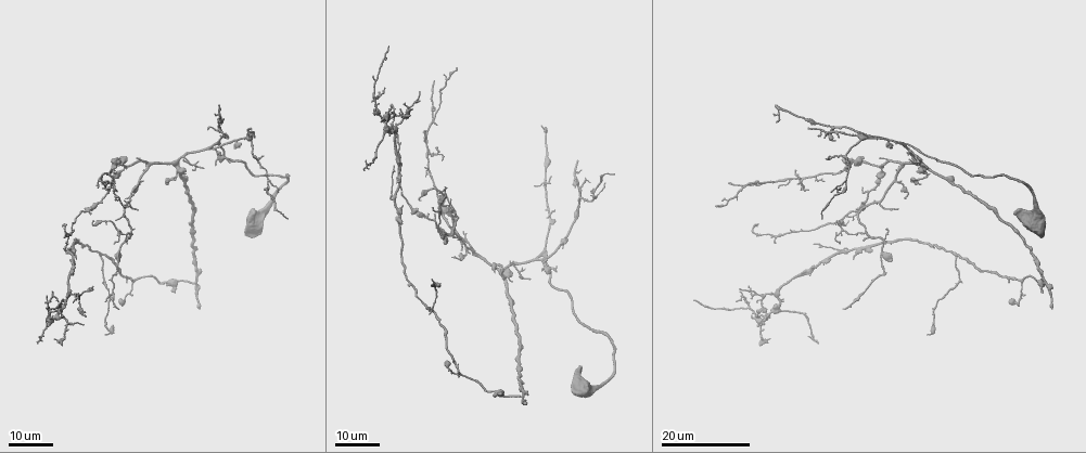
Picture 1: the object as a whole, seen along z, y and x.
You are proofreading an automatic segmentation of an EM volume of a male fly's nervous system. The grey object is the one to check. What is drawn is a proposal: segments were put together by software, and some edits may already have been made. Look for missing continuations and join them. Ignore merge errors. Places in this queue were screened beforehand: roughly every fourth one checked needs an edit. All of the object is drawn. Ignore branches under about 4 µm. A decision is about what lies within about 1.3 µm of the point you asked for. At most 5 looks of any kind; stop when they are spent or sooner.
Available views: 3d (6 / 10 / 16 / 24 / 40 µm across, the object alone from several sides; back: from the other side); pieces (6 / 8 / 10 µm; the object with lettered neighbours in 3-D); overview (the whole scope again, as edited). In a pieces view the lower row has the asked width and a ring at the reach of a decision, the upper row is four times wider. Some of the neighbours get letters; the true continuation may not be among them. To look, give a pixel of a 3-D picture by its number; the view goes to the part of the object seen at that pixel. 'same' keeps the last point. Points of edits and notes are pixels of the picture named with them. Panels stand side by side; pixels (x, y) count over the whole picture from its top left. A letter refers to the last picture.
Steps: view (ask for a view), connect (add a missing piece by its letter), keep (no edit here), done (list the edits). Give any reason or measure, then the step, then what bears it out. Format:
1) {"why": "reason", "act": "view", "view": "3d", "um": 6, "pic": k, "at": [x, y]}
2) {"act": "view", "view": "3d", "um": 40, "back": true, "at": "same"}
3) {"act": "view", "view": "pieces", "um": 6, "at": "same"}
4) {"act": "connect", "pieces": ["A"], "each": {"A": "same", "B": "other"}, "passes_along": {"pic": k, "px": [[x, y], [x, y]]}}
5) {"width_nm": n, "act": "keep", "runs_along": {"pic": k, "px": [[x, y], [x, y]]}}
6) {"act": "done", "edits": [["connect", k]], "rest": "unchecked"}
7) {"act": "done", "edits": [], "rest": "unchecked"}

{"why": "free end", "act": "view", "view": "3d", "um": 16, "pic": 1, "at": [501, 392]}

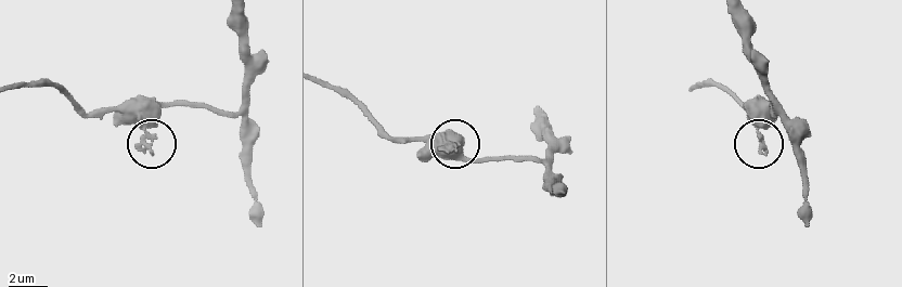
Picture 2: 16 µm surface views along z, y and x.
{"why": "zoom in", "act": "view", "view": "3d", "um": 6, "pic": 2, "at": [763, 153]}

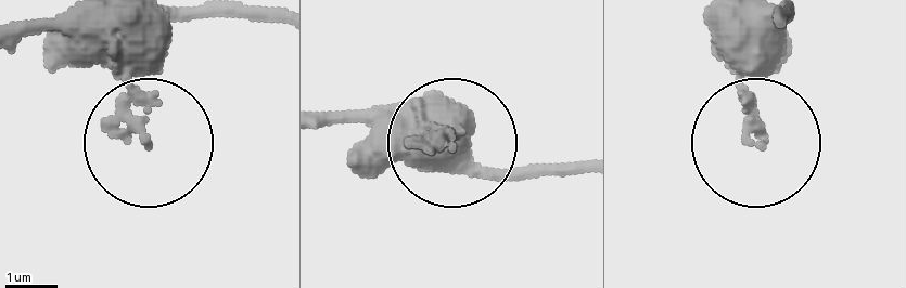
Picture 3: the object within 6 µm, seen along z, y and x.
{"act": "view", "view": "pieces", "um": 8, "pic": 3, "at": [444, 143]}

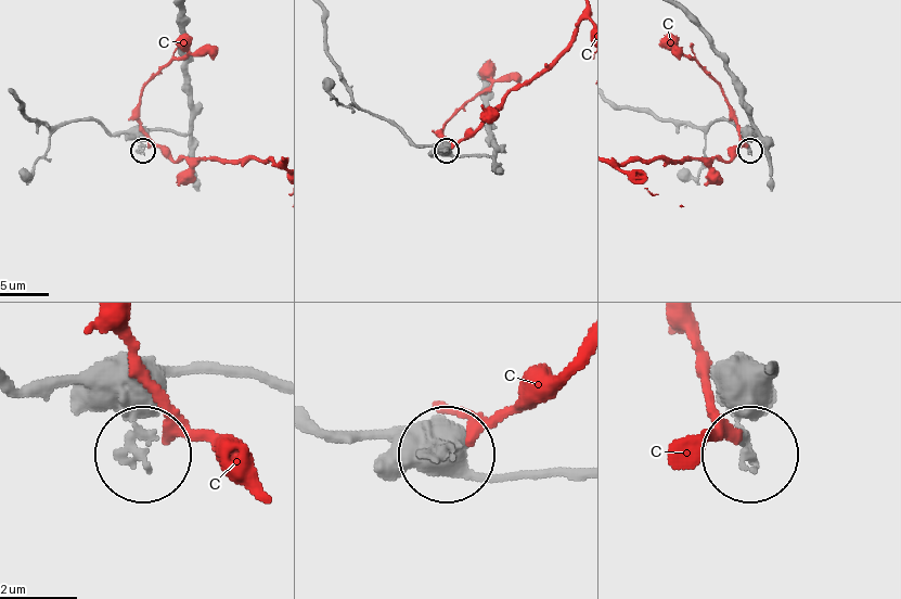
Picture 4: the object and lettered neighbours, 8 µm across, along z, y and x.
{"act": "keep", "each": {"C": "other"}, "runs_along": {"pic": 4, "px": [[710, 46], [722, 60], [754, 128], [748, 149]]}, "found": "none of them fits"}

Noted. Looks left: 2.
{"why": "thin end", "act": "view", "view": "3d", "um": 24, "pic": 1, "at": [127, 238]}

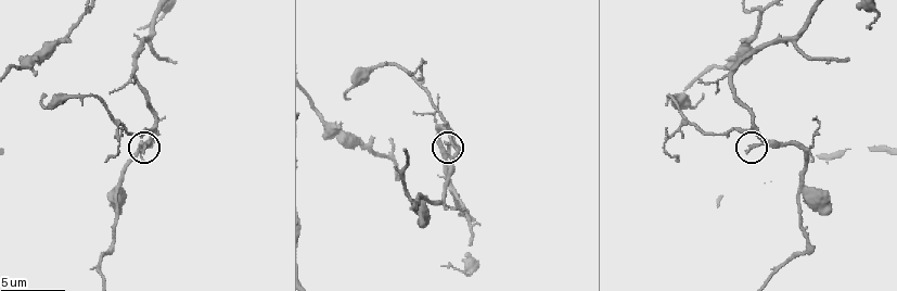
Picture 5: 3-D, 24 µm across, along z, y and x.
{"act": "view", "view": "pieces", "um": 10, "pic": 5, "at": [140, 149]}

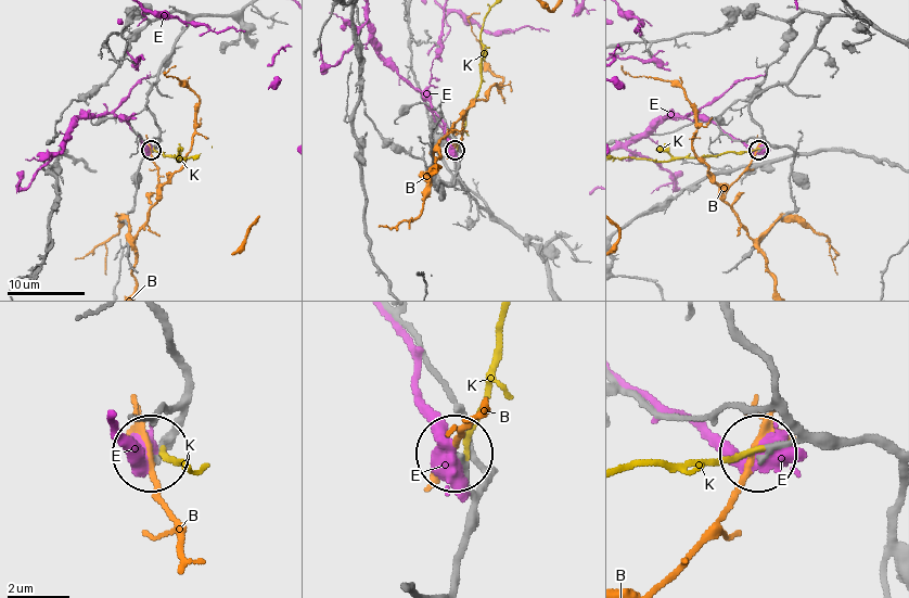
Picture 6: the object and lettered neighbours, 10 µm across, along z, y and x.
{"width_nm": 170, "act": "connect", "pieces": ["K"], "each": {"B": "other", "E": "other", "K": "same"}, "passes_along": {"pic": 6, "px": [[184, 380], [181, 423], [161, 447], [184, 462]]}, "found": "it goes on there"}

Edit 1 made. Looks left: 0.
{"act": "done", "edits": [["connect", 6]], "rest": "unchecked"}

